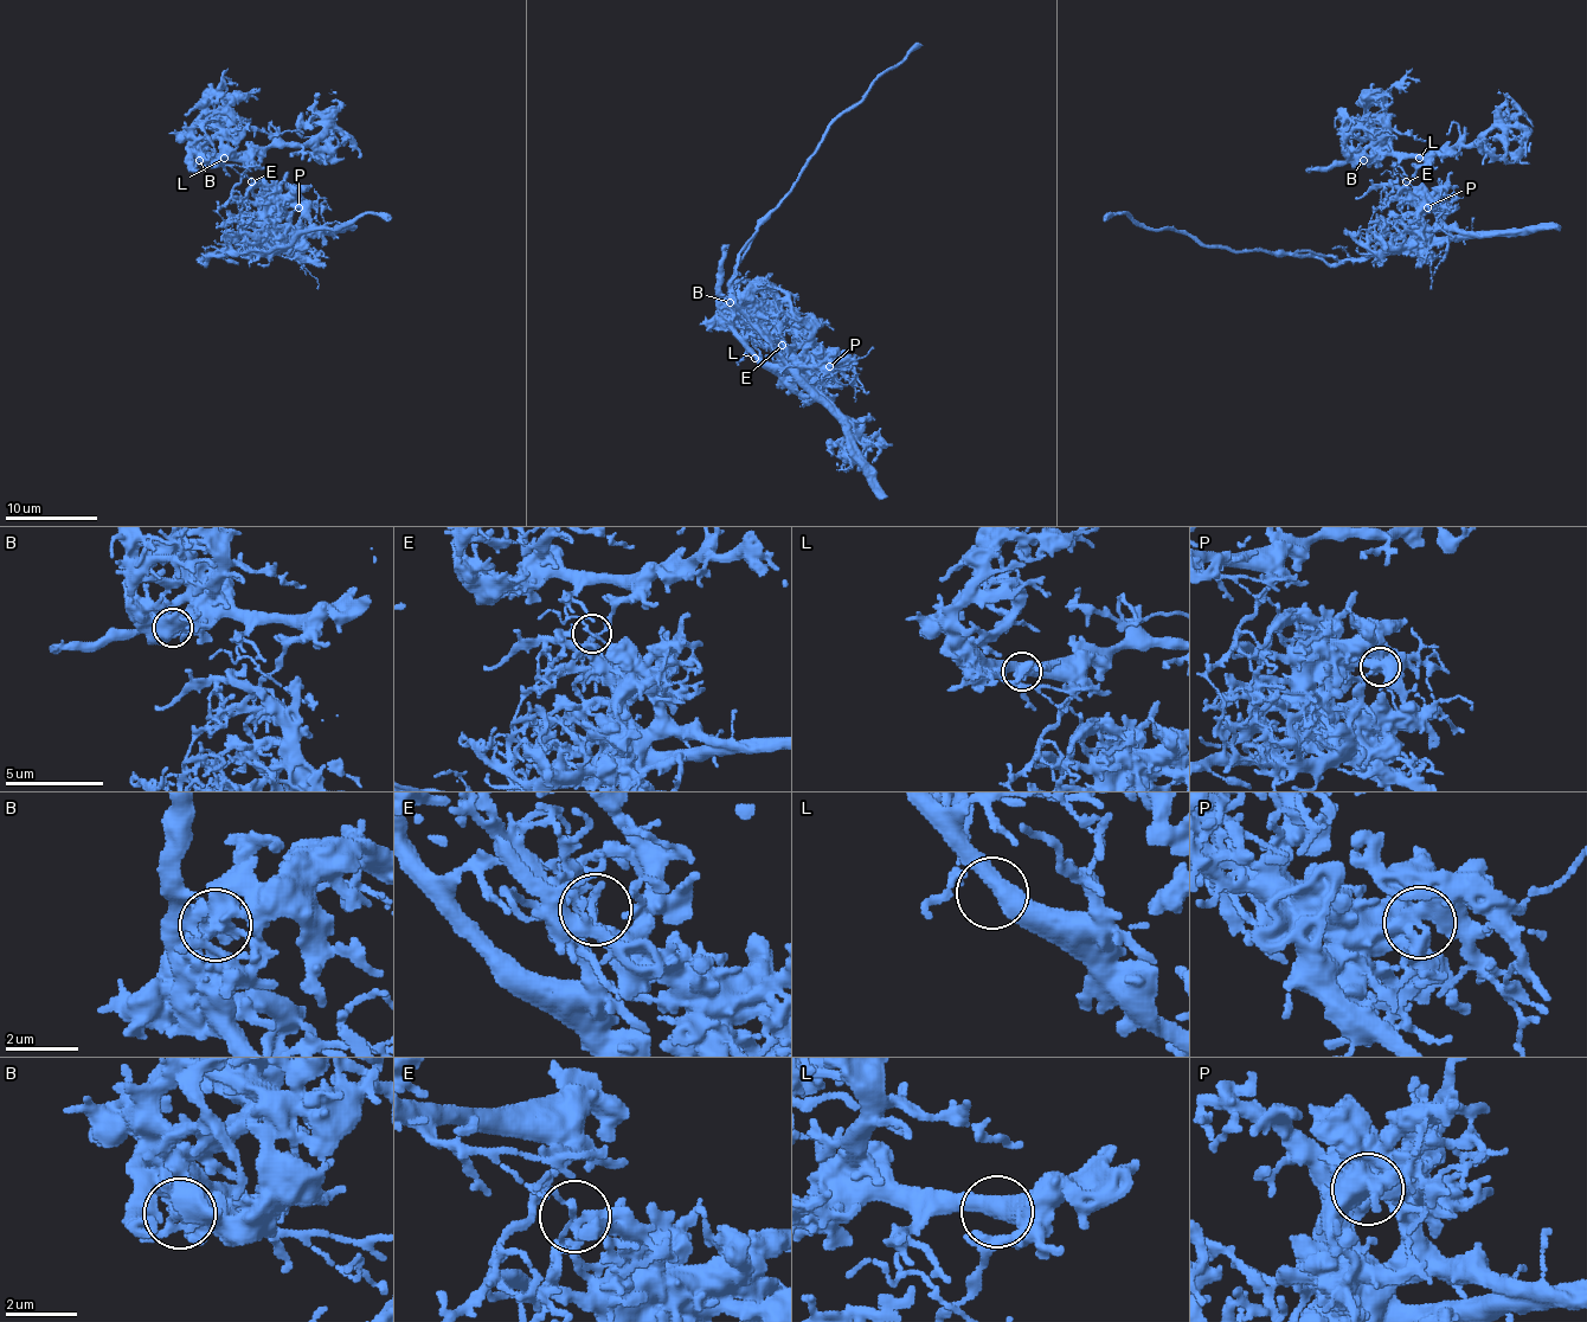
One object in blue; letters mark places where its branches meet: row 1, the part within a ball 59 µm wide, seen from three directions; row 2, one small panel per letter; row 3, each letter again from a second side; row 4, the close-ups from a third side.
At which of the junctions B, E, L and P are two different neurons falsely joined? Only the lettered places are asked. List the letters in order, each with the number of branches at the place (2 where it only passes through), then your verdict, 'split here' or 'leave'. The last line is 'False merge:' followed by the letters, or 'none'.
B: 4 branches meet; leave
E: 2 branches meet; split here
L: 2 branches meet; leave
P: 3 branches meet; split here
False merge: E, P

